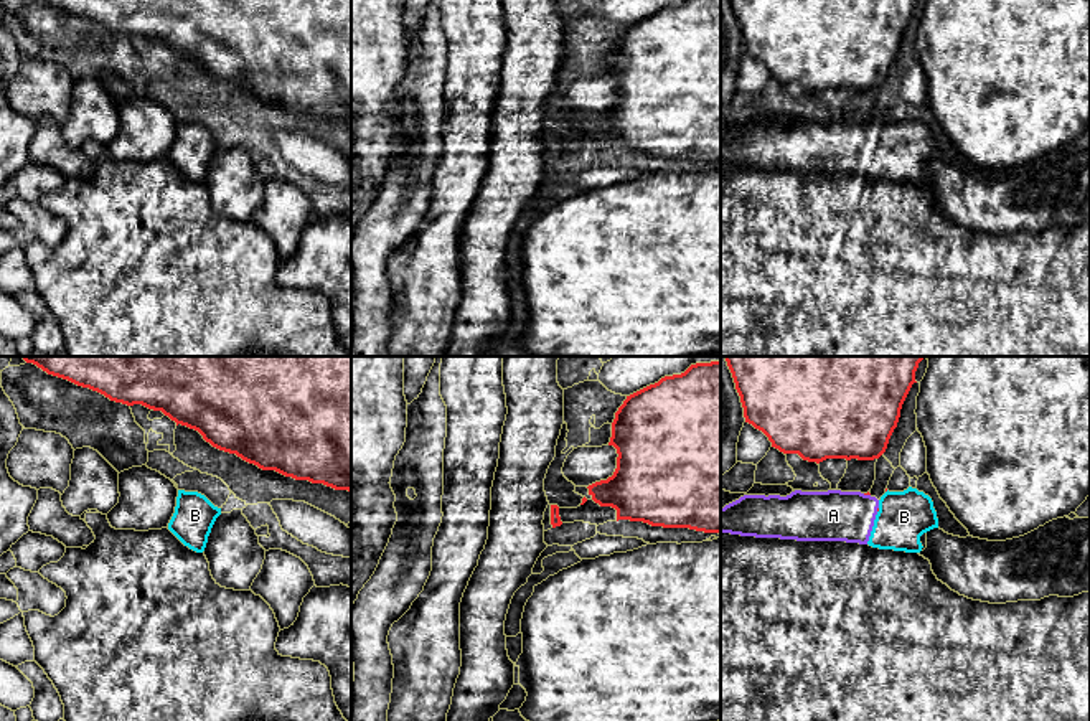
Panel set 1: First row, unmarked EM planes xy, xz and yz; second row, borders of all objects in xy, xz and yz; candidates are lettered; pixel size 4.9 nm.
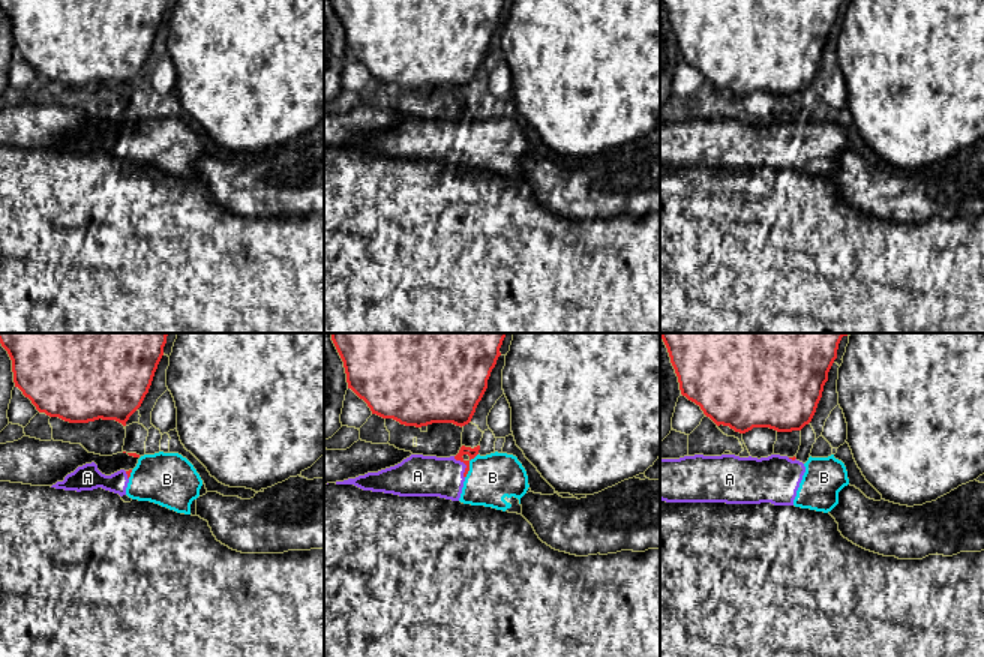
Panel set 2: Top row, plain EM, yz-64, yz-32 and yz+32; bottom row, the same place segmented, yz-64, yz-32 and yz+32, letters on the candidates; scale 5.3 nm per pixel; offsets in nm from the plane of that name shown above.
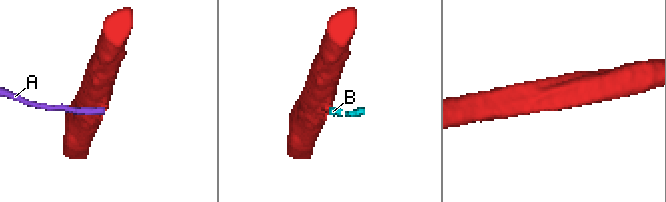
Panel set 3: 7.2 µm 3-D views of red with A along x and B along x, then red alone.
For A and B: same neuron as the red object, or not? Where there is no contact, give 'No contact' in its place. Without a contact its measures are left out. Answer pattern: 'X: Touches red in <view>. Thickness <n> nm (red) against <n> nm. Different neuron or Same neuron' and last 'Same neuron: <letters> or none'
A: Touches red in yz. Thickness 20 nm (red) against 240 nm. Different neuron
B: No contact. Different neuron
Same neuron: none

